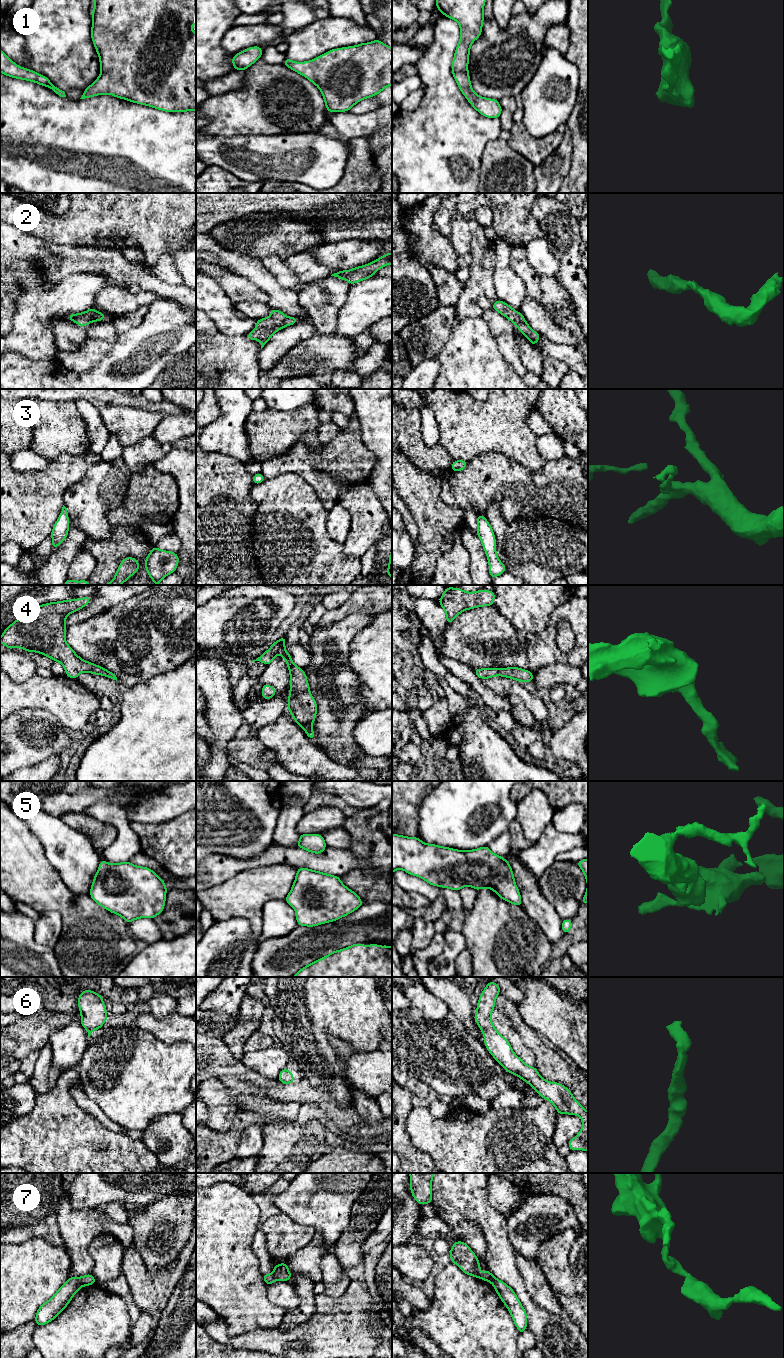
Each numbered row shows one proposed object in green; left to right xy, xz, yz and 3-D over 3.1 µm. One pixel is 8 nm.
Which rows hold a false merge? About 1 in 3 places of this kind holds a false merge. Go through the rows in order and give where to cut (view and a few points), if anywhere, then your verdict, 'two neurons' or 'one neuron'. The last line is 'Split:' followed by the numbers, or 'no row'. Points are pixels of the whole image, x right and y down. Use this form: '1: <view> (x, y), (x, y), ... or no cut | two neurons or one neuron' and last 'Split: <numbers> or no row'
1: no cut | one neuron
2: no cut | one neuron
3: no cut | one neuron
4: no cut | one neuron
5: no cut | one neuron
6: no cut | one neuron
7: xy (77, 1278), (82, 1285) | two neurons
Split: 7

